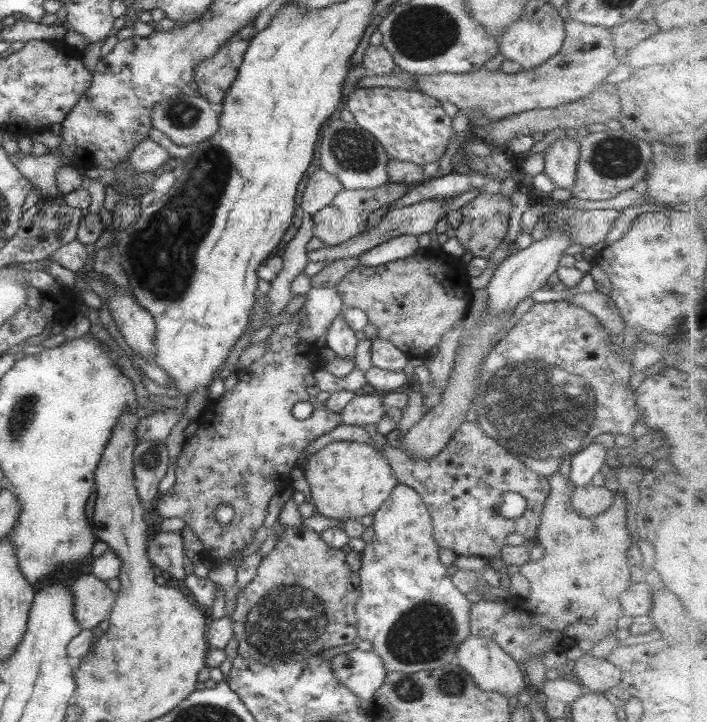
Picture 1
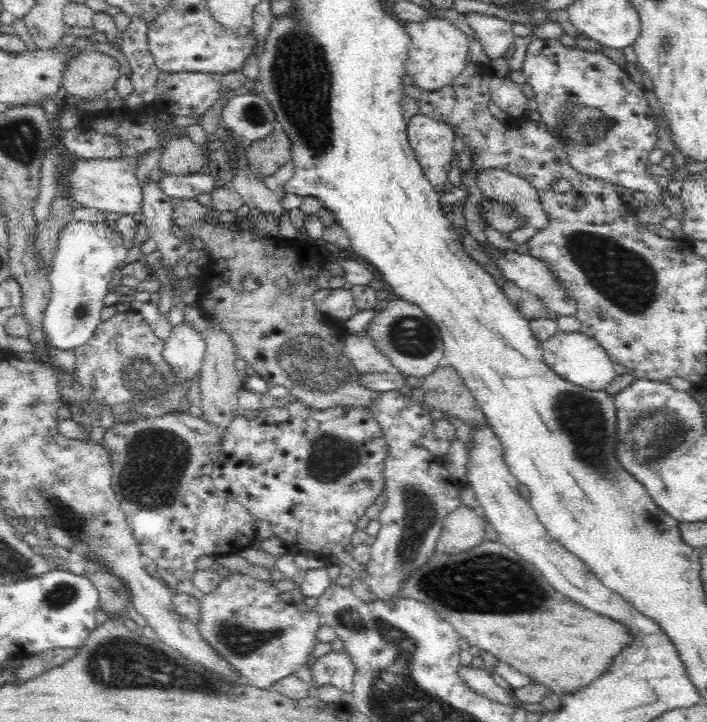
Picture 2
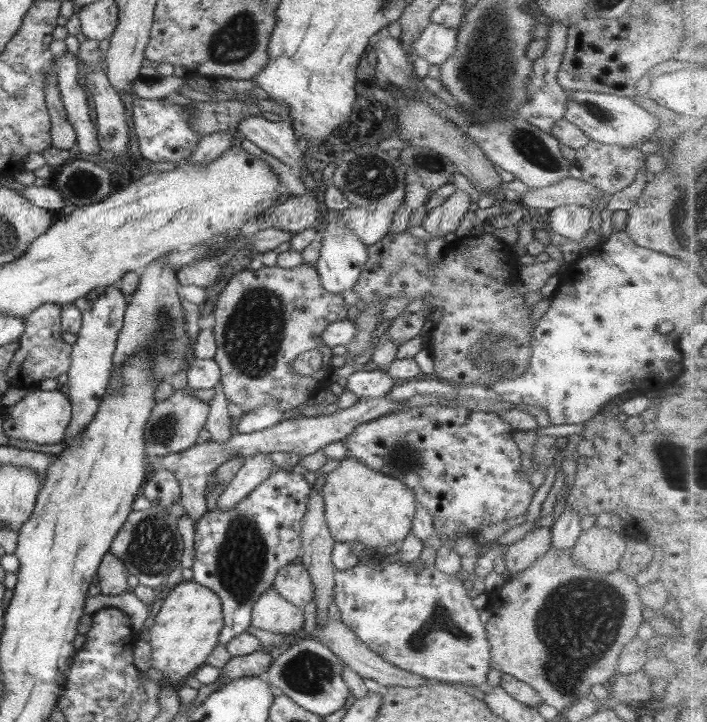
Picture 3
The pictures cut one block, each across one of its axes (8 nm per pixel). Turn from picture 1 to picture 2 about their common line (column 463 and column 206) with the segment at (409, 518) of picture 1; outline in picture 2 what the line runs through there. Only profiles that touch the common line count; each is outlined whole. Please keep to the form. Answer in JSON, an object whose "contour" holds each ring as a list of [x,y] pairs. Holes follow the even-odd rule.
{"contour":[[[232,573],[229,577],[223,577],[220,586],[201,600],[200,635],[221,658],[230,662],[230,666],[248,681],[248,685],[262,691],[269,690],[275,683],[292,675],[302,663],[308,662],[310,652],[318,642],[316,632],[322,625],[322,617],[316,607],[302,613],[296,610],[293,602],[280,602],[277,594],[278,591],[268,582],[242,573]]]}

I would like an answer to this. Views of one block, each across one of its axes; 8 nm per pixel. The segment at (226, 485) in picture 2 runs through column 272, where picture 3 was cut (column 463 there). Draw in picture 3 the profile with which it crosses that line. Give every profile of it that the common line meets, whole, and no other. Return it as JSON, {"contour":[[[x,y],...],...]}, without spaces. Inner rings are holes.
{"contour":[[[445,402],[436,405],[397,411],[389,416],[361,423],[342,441],[346,458],[356,458],[361,464],[402,482],[412,491],[416,504],[430,515],[435,536],[451,538],[459,530],[476,536],[484,526],[503,520],[518,518],[527,510],[536,488],[525,473],[526,464],[517,445],[511,439],[514,431],[496,413],[473,412],[464,406],[448,406]]]}

